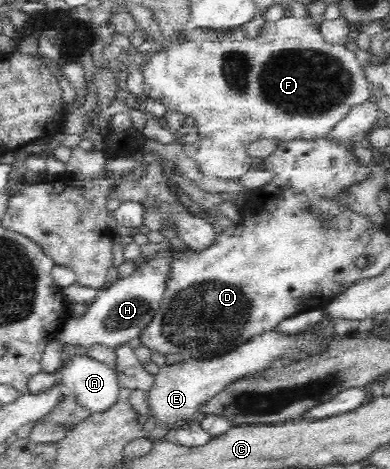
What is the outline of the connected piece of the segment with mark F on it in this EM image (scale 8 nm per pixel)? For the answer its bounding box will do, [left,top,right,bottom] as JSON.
[141,17,373,181]

